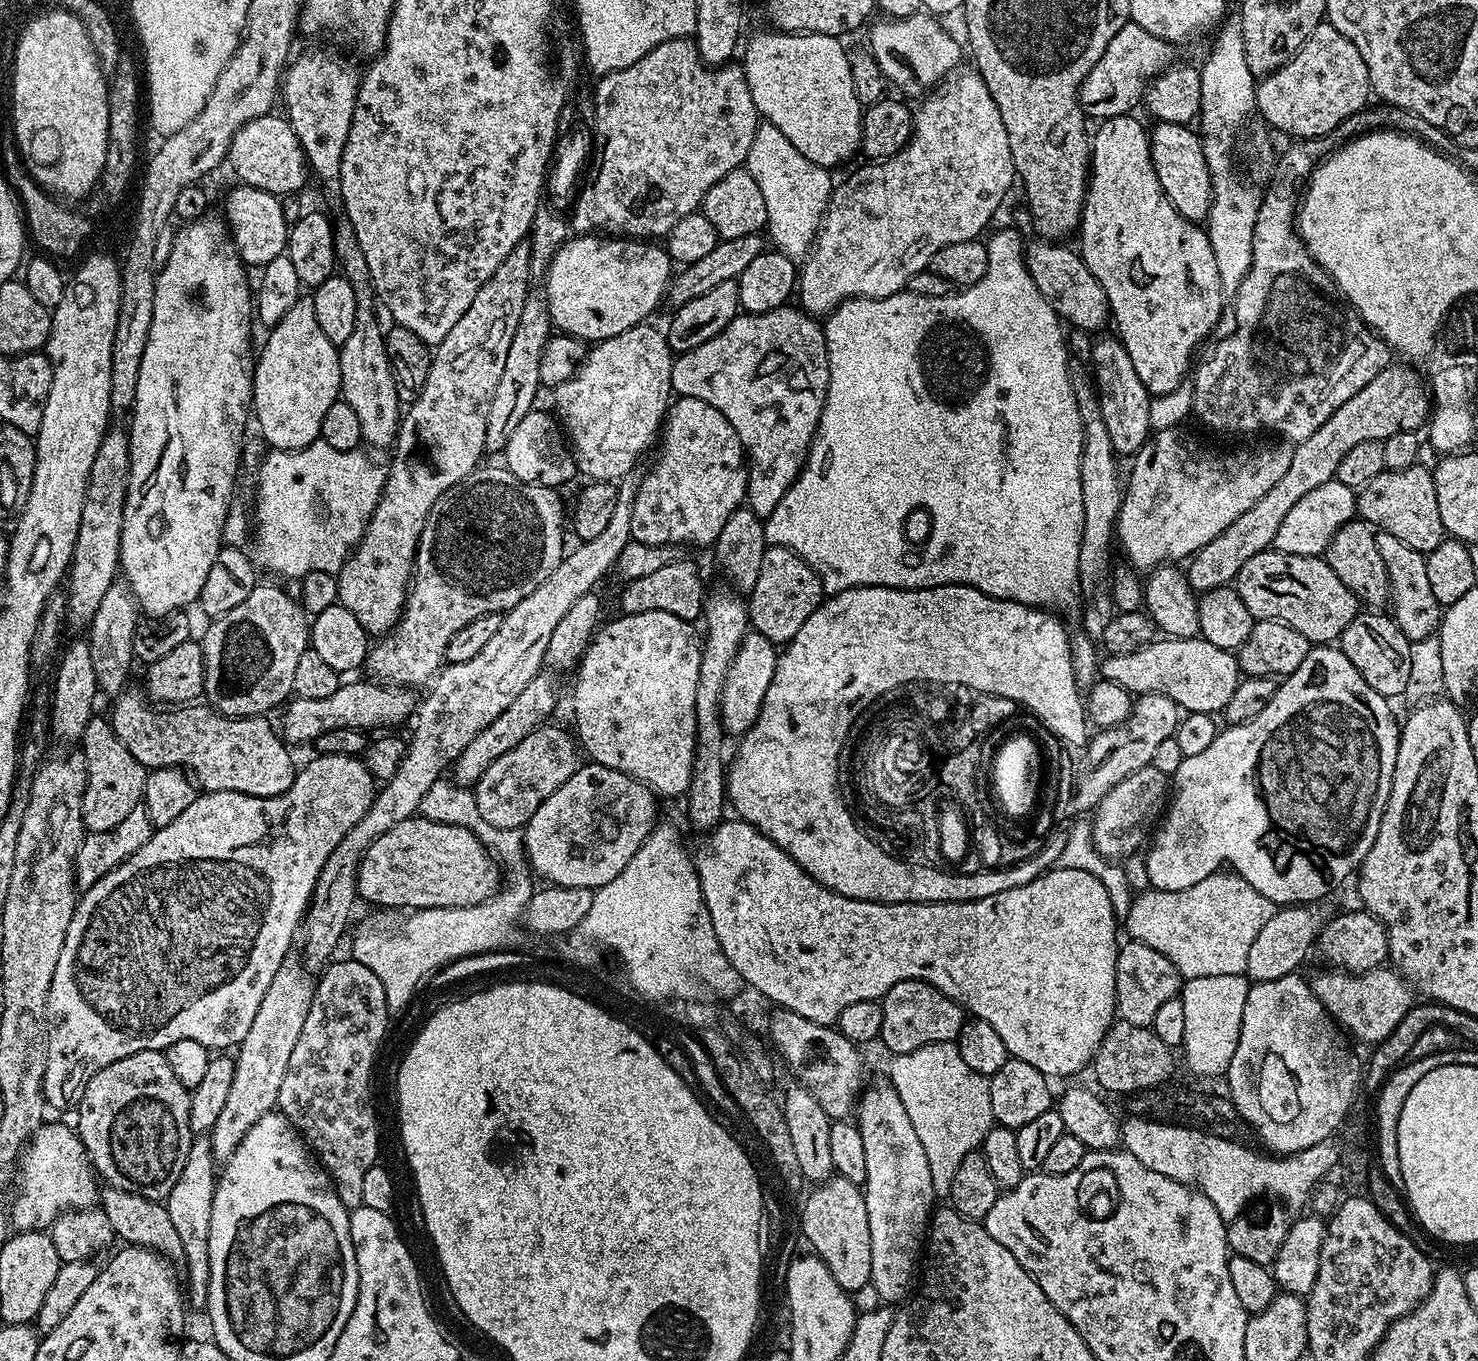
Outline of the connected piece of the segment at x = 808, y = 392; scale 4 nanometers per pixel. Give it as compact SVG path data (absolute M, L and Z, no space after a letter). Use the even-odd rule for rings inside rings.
M796 306L738 314L721 332L714 334L710 342L702 342L702 346L692 352L679 353L673 362L672 372L672 391L677 397L698 398L714 406L714 410L721 412L730 426L734 426L744 447L748 470L746 506L761 518L774 514L776 503L800 477L808 460L812 435L822 418L829 382L824 325L817 317L809 316Z

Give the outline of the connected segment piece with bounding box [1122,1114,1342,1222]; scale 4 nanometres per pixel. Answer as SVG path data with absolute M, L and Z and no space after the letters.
M1135 1114L1122 1124L1122 1144L1142 1166L1150 1170L1158 1170L1158 1174L1166 1174L1166 1178L1193 1182L1196 1180L1195 1187L1203 1192L1210 1202L1214 1202L1214 1210L1225 1222L1233 1220L1239 1216L1249 1204L1259 1201L1261 1198L1275 1198L1283 1204L1289 1212L1300 1214L1309 1207L1310 1199L1313 1197L1314 1189L1317 1187L1316 1180L1324 1176L1324 1172L1335 1173L1337 1171L1342 1144L1339 1139L1323 1140L1320 1144L1310 1146L1301 1152L1284 1154L1277 1158L1272 1154L1263 1154L1259 1156L1256 1152L1251 1152L1248 1148L1243 1148L1243 1143L1233 1142L1231 1140L1219 1140L1216 1136L1210 1136L1200 1130L1181 1130L1177 1125L1171 1122L1161 1122L1151 1118L1145 1118L1143 1115Z

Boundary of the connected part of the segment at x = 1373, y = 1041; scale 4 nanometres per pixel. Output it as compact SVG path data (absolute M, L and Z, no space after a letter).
M1381 966L1355 974L1339 970L1324 971L1328 972L1320 972L1310 980L1318 1002L1322 1002L1322 1006L1349 1037L1357 1036L1367 1046L1381 1044L1414 1006L1412 985L1391 967Z

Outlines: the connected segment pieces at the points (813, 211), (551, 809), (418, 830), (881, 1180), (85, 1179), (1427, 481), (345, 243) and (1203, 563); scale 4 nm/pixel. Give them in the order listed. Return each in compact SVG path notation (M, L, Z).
M767 122L757 127L754 146L750 146L746 167L754 182L758 182L762 198L766 198L766 232L770 240L772 235L772 240L776 243L773 244L775 251L786 254L797 262L803 261L816 243L820 222L824 218L824 211L828 209L829 200L832 199L833 173L804 158L781 130Z
M595 762L585 765L585 768L584 765L577 767L576 773L538 806L538 810L535 810L522 828L522 848L531 871L535 875L537 872L538 875L545 876L548 884L586 886L595 890L618 878L618 874L622 874L622 866L626 866L626 862L634 858L642 842L651 834L658 820L658 800L645 784L631 780L618 770Z
M422 815L412 816L394 825L365 851L356 875L356 890L361 901L377 904L380 910L415 910L418 908L465 908L484 904L502 887L502 872L483 840L468 828L439 824Z
M884 1078L871 1084L861 1091L854 1109L854 1122L862 1134L866 1153L866 1182L862 1191L870 1218L871 1283L881 1301L903 1301L913 1291L912 1271L916 1268L916 1259L919 1256L921 1259L938 1199L930 1176L930 1162L926 1162L926 1150L922 1150L922 1142L910 1123L910 1114L906 1114L906 1106L898 1098L898 1090Z
M45 1122L18 1161L18 1179L10 1200L11 1227L21 1232L51 1229L63 1212L93 1207L101 1191L98 1173L79 1135L64 1124Z
M1418 463L1409 468L1386 470L1365 484L1356 497L1356 511L1359 519L1368 521L1379 531L1394 534L1406 546L1425 554L1446 539L1432 472Z
M337 215L333 221L333 244L336 251L336 263L342 275L354 286L356 313L354 314L354 330L350 338L339 345L340 353L340 396L354 410L358 423L362 426L362 441L369 449L391 449L396 442L396 432L402 419L402 404L396 377L392 371L392 363L386 354L384 345L385 329L380 328L380 320L372 307L377 307L378 300L372 290L370 266L366 266L366 258L362 254L362 246L358 246L358 234L354 234L348 216Z
M1392 362L1388 367L1374 374L1354 398L1346 398L1310 438L1299 441L1292 449L1290 458L1290 470L1246 510L1246 514L1241 514L1218 538L1206 542L1196 551L1186 564L1186 575L1188 584L1193 592L1203 594L1231 585L1236 576L1254 558L1254 554L1266 552L1272 548L1274 534L1278 534L1278 526L1282 526L1282 518L1286 518L1286 513L1294 502L1299 502L1305 494L1310 494L1310 490L1318 490L1322 482L1330 482L1338 470L1338 462L1346 458L1346 453L1354 446L1359 446L1361 442L1378 440L1383 442L1390 438L1390 434L1402 434L1403 432L1420 432L1430 420L1430 392L1420 381L1420 376L1415 372L1415 367L1404 362Z

